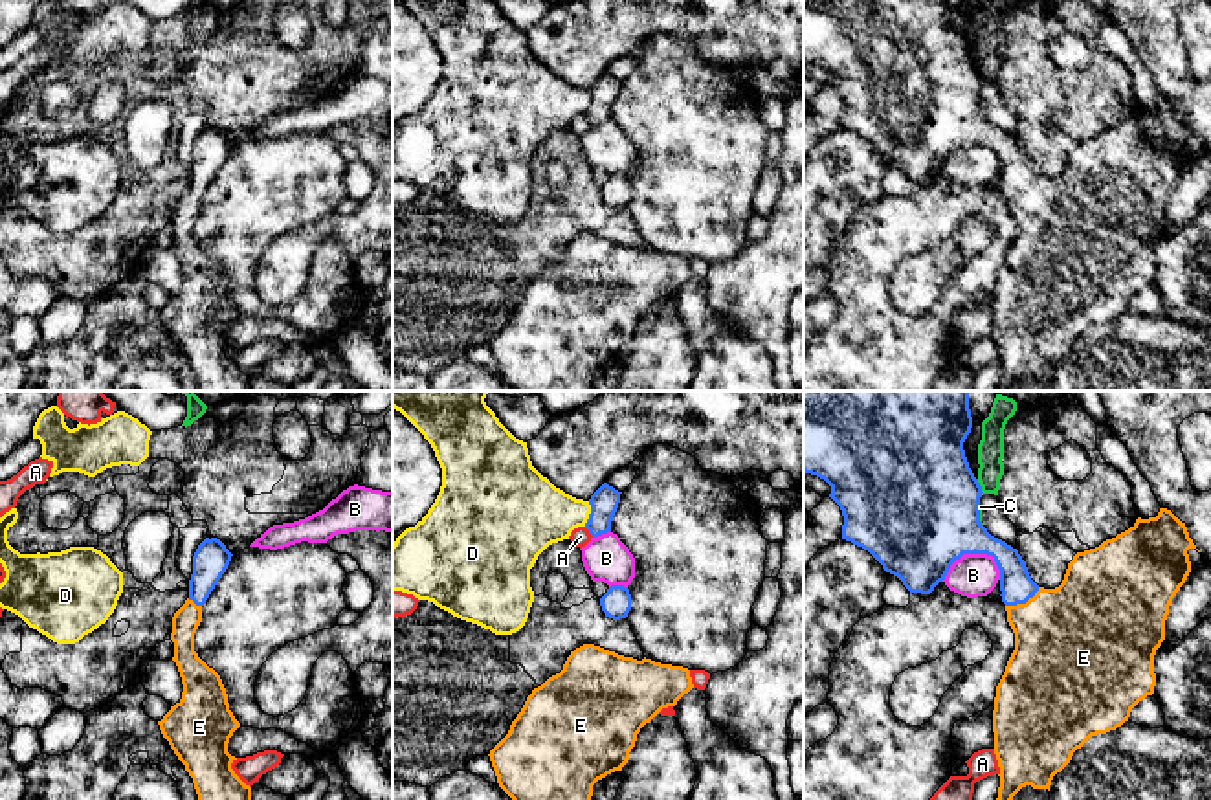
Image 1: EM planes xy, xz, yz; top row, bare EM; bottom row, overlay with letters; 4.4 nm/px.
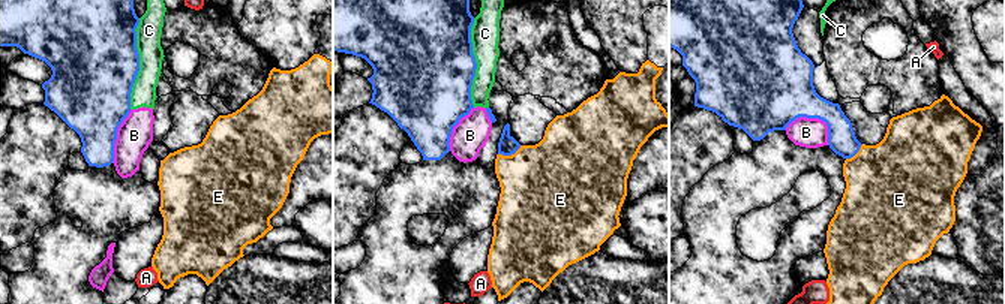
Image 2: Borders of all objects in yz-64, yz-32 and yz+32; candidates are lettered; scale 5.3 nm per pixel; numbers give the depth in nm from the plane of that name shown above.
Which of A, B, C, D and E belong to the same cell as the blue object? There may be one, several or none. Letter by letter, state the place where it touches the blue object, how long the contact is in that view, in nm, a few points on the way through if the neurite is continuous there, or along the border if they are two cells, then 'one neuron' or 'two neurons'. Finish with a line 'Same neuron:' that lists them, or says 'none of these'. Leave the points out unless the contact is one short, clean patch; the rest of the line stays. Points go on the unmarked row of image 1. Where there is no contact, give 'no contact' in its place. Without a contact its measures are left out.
A: meets blue in xz at (589, 122); contact 60 nm long; two neurons
B: meets blue in yz at (969, 142); contact 260 nm long; two neurons
C: meets blue in yz at (980, 76); contact 70 nm long; border along yz (977, 68), (984, 81); two neurons
D: meets blue in xz at (589, 103); contact 110 nm long; two neurons
E: meets blue in yz at (1022, 191); contact 170 nm long; runs through yz (1017, 177), (1022, 191), (1066, 228); one neuron
Same neuron: E

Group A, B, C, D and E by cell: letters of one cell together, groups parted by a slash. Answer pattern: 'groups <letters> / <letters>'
groups A / B C / D / E

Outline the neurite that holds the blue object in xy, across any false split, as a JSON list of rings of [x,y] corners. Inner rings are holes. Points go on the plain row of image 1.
[[[206,127],[193,145],[193,163],[189,169],[189,187],[172,206],[171,229],[174,231],[172,250],[178,255],[183,281],[182,288],[158,310],[163,327],[185,360],[193,367],[198,391],[251,391],[251,376],[246,374],[231,358],[237,349],[228,341],[233,321],[240,316],[229,299],[228,283],[220,264],[209,257],[194,240],[194,222],[202,211],[202,194],[226,161],[231,141],[217,127]]]

